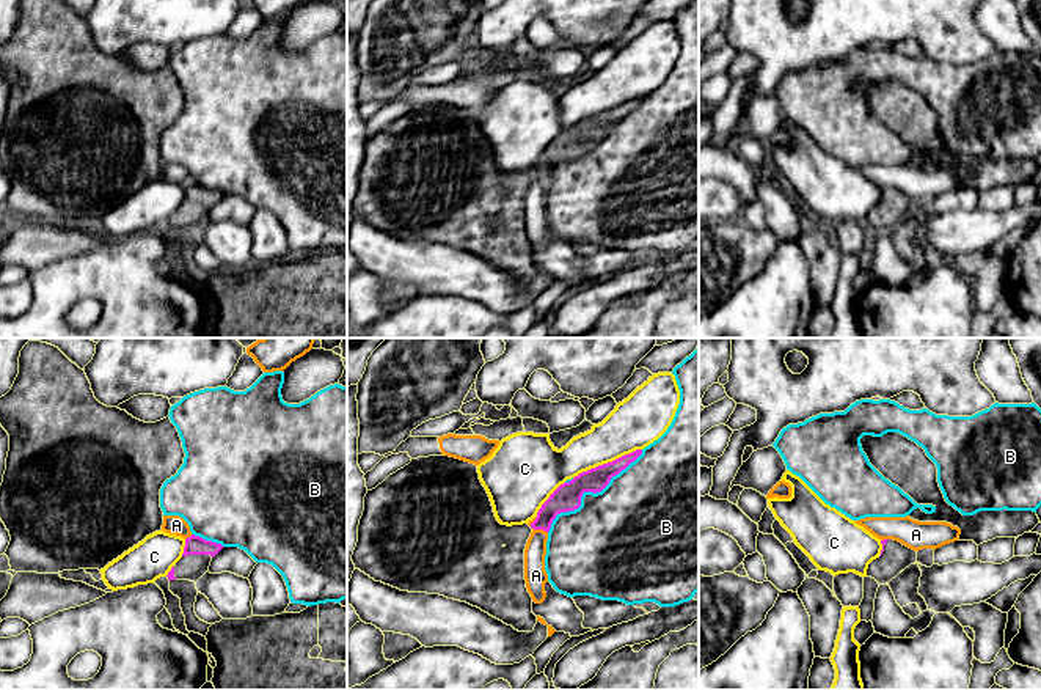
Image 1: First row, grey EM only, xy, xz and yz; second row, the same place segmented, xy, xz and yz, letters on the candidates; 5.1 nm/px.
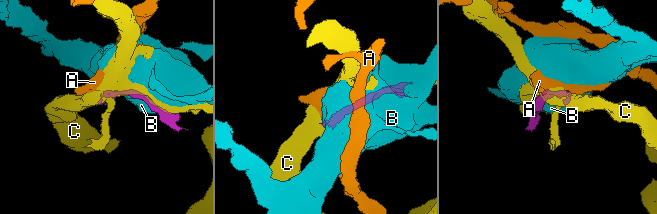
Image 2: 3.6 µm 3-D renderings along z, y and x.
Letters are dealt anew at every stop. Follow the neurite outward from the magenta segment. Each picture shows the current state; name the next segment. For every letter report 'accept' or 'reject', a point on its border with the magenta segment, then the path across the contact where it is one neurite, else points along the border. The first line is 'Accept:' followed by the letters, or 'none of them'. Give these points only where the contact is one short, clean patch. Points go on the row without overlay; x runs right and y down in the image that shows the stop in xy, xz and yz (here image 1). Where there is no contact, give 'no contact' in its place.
Accept: none of them
A: reject | xz (536, 176) | along xz (534, 165), (531, 173), (547, 181)
B: reject | xz (589, 139)
C: reject | xz (608, 110)

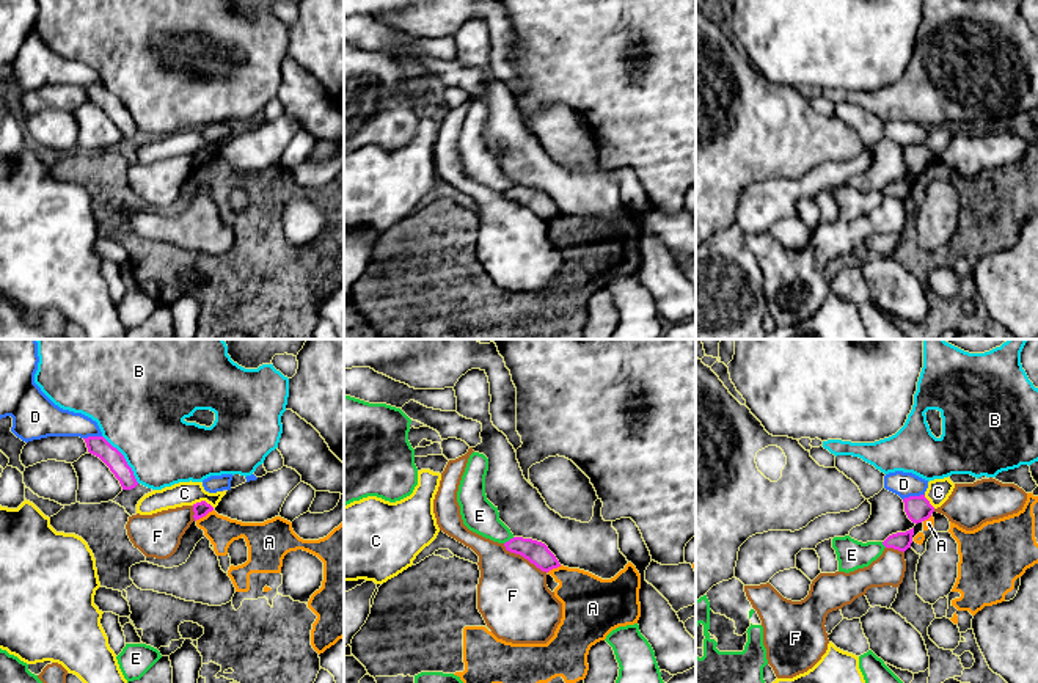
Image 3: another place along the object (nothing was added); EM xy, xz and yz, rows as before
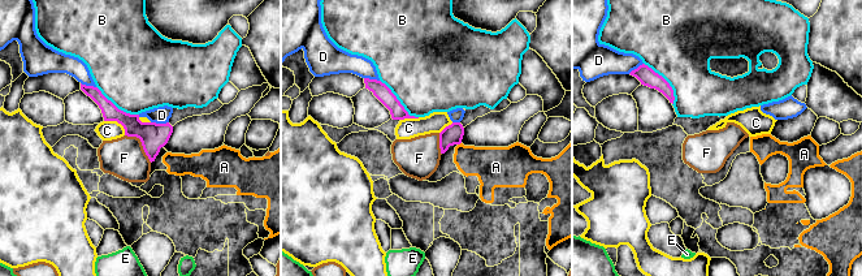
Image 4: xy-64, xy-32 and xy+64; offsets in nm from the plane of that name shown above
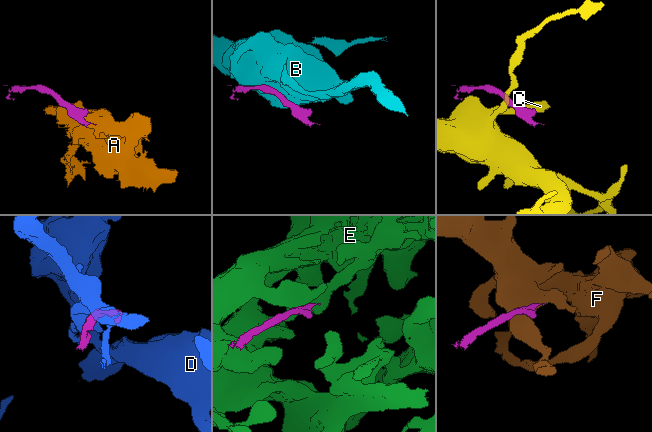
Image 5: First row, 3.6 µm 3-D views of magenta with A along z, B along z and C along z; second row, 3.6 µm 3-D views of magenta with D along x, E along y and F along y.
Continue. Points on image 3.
Accept: none of them
A: reject | xy (203, 164)
B: reject | xy (124, 107)
C: reject | xy (203, 149) | along xy (192, 153), (206, 149), (214, 156)
D: reject | yz (913, 145)
E: reject | xz (511, 187) | along xz (514, 186), (504, 192)
F: reject | xz (525, 206)

